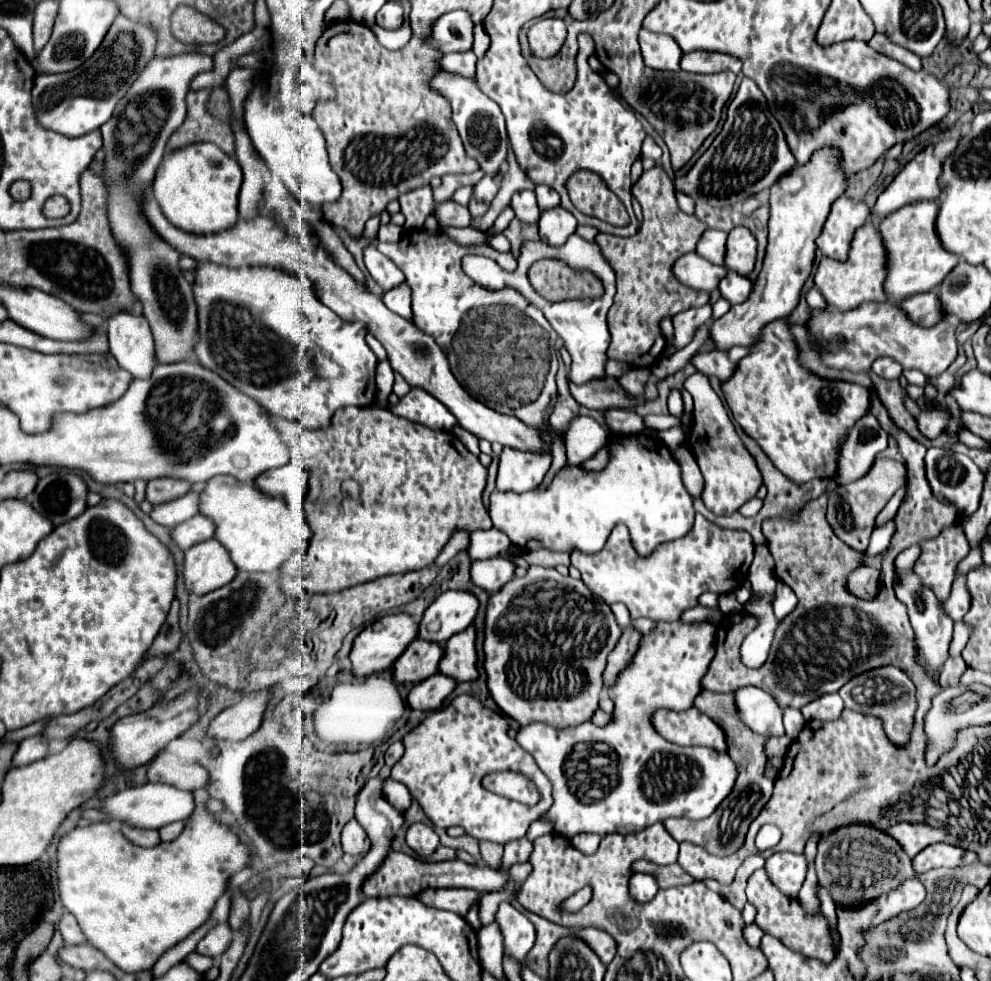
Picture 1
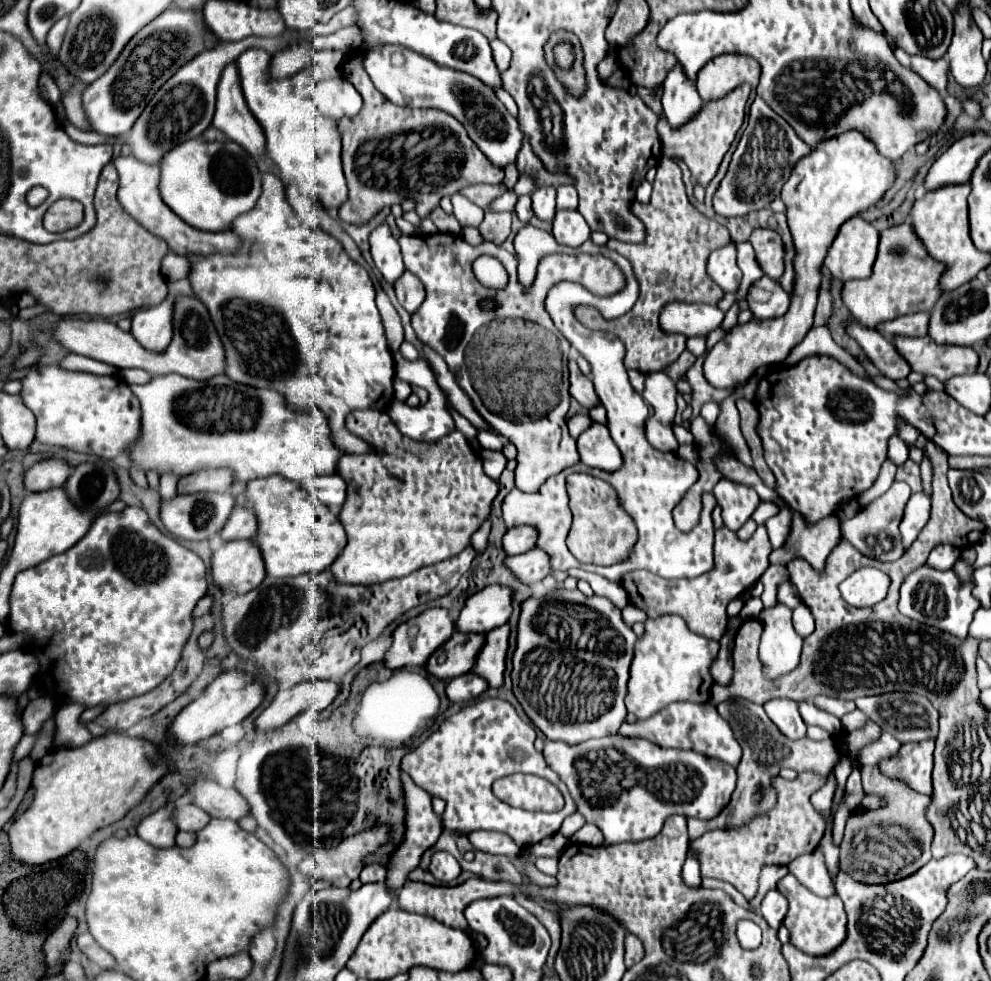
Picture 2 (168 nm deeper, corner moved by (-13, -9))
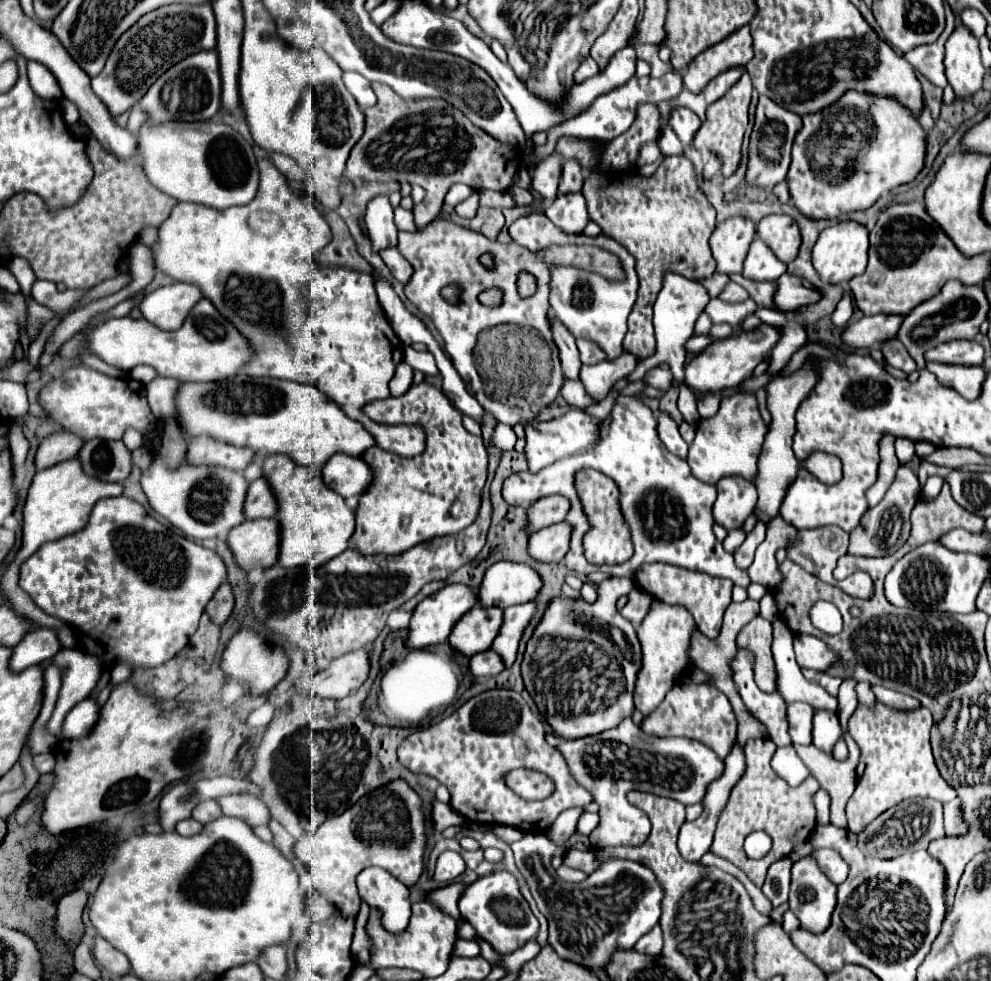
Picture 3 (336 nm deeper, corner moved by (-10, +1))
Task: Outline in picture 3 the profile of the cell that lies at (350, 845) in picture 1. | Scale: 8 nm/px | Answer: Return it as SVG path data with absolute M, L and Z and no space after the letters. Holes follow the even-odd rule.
M365 868L357 876L357 888L361 898L369 906L377 906L383 916L381 922L391 932L401 932L407 928L411 916L409 890L395 876L389 876L383 868Z

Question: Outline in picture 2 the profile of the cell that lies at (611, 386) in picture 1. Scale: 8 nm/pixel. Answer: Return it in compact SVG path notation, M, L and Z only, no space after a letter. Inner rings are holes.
M570 360L568 368L570 368L570 396L576 398L586 408L598 404L598 394L592 390L592 380L580 372L576 360Z

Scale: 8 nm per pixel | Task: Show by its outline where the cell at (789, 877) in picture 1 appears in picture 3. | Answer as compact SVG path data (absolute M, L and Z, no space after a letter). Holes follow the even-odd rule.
M815 848L809 856L813 856L813 860L817 860L819 868L825 872L825 876L829 876L829 880L833 880L833 884L841 884L847 878L849 868L837 852Z

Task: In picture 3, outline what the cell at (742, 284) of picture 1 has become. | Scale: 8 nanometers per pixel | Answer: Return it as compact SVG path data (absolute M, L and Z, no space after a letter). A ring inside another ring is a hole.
M783 274L777 278L775 284L777 284L777 296L773 296L773 302L777 304L775 310L779 312L791 312L801 304L817 302L821 298L815 286L799 276Z

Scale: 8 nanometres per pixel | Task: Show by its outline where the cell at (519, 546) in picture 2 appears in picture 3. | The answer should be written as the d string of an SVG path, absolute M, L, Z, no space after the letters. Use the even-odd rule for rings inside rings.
M559 494L537 500L533 506L527 508L527 526L525 528L529 528L529 534L533 534L533 532L539 532L541 528L563 522L567 510L569 510L569 502Z

